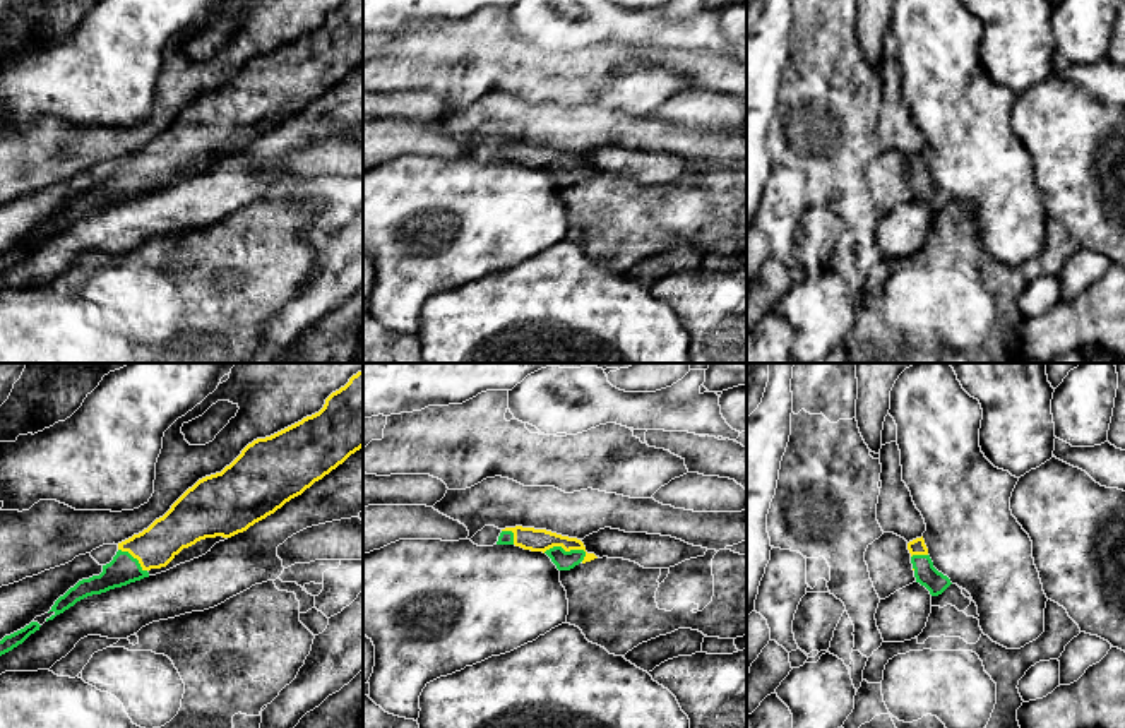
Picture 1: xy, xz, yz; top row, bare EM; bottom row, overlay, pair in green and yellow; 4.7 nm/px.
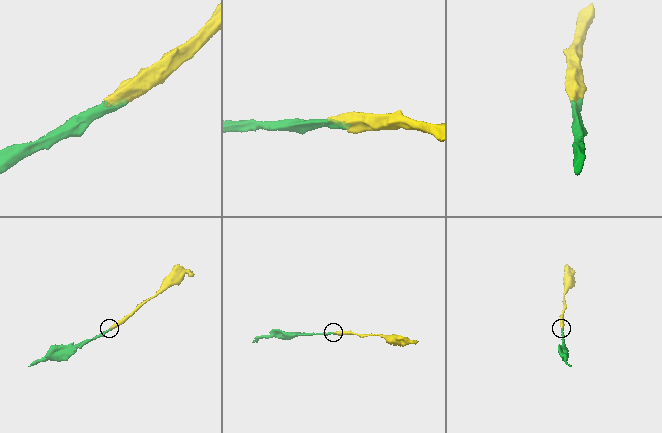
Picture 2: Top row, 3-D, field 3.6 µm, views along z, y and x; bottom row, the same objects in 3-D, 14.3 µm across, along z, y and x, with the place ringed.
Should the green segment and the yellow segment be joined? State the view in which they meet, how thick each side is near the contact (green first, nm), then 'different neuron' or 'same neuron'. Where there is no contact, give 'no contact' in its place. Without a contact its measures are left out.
contact in xz; calibres 90 and 110 nm; same neuron

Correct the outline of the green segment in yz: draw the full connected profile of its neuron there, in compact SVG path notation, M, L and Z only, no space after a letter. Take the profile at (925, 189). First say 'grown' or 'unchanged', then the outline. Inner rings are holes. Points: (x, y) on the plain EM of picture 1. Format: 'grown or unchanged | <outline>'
grown | M923 152L908 159L916 199L925 202L932 212L942 211L952 199L933 183Z

